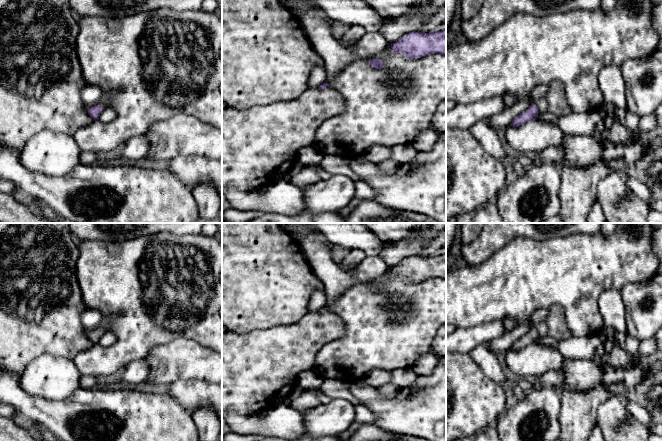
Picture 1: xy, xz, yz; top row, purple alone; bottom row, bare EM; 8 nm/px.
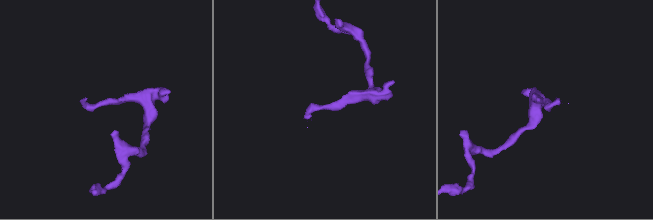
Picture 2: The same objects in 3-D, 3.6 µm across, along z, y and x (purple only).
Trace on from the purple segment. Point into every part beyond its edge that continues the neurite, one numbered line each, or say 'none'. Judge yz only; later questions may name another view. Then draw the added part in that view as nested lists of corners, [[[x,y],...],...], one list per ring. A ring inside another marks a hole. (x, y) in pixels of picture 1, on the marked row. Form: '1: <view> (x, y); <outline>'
1: yz (555, 102); [[[559,80],[551,81],[546,96],[537,100],[533,104],[538,107],[538,115],[554,114],[563,116],[572,113],[566,99],[564,84]]]

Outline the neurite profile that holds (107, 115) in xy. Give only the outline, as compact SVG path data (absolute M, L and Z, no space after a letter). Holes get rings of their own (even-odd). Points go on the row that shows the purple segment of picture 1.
M108 106L106 109L104 109L99 116L99 121L103 122L103 123L108 123L111 122L115 119L116 117L116 112L115 110Z

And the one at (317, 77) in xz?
M316 66L309 75L308 87L310 89L316 89L319 88L324 82L327 82L326 69L324 66Z

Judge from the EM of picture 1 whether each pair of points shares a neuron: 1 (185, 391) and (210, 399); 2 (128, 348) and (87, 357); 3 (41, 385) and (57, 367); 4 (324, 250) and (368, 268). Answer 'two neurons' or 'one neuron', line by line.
1: one neuron
2: one neuron
3: one neuron
4: one neuron

